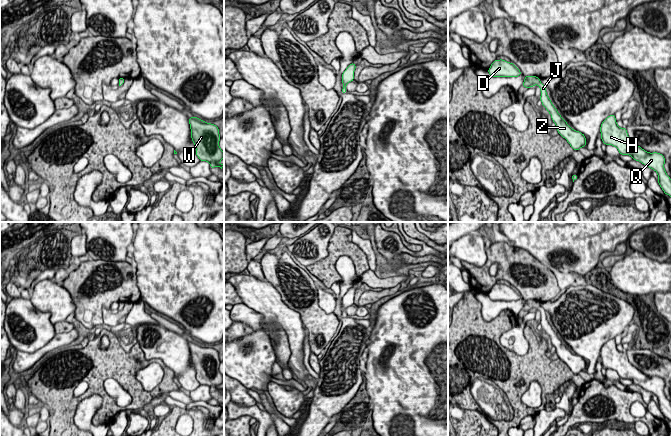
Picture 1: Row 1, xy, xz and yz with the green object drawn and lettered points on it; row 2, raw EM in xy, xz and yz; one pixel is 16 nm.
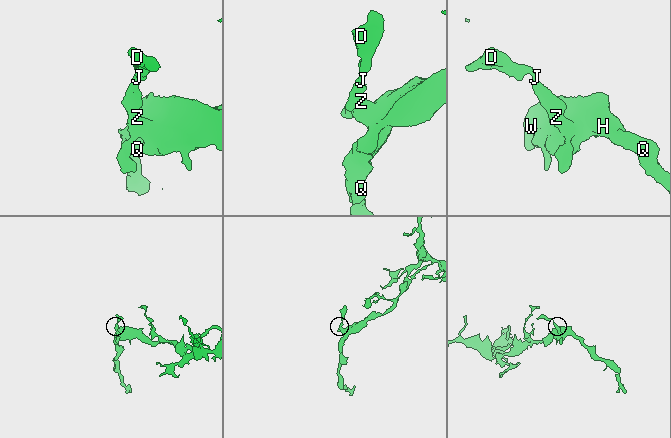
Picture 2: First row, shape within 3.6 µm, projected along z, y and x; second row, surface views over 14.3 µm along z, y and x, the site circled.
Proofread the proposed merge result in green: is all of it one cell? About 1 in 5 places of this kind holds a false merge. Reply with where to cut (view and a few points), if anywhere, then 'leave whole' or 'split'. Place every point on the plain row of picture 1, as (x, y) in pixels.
no cut; leave whole

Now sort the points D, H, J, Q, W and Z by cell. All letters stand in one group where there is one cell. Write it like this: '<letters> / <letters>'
D H J Q W Z

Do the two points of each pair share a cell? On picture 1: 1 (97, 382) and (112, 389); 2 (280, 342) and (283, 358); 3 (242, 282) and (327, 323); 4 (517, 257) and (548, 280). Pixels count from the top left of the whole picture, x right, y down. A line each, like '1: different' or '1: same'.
1: different
2: same
3: different
4: same

